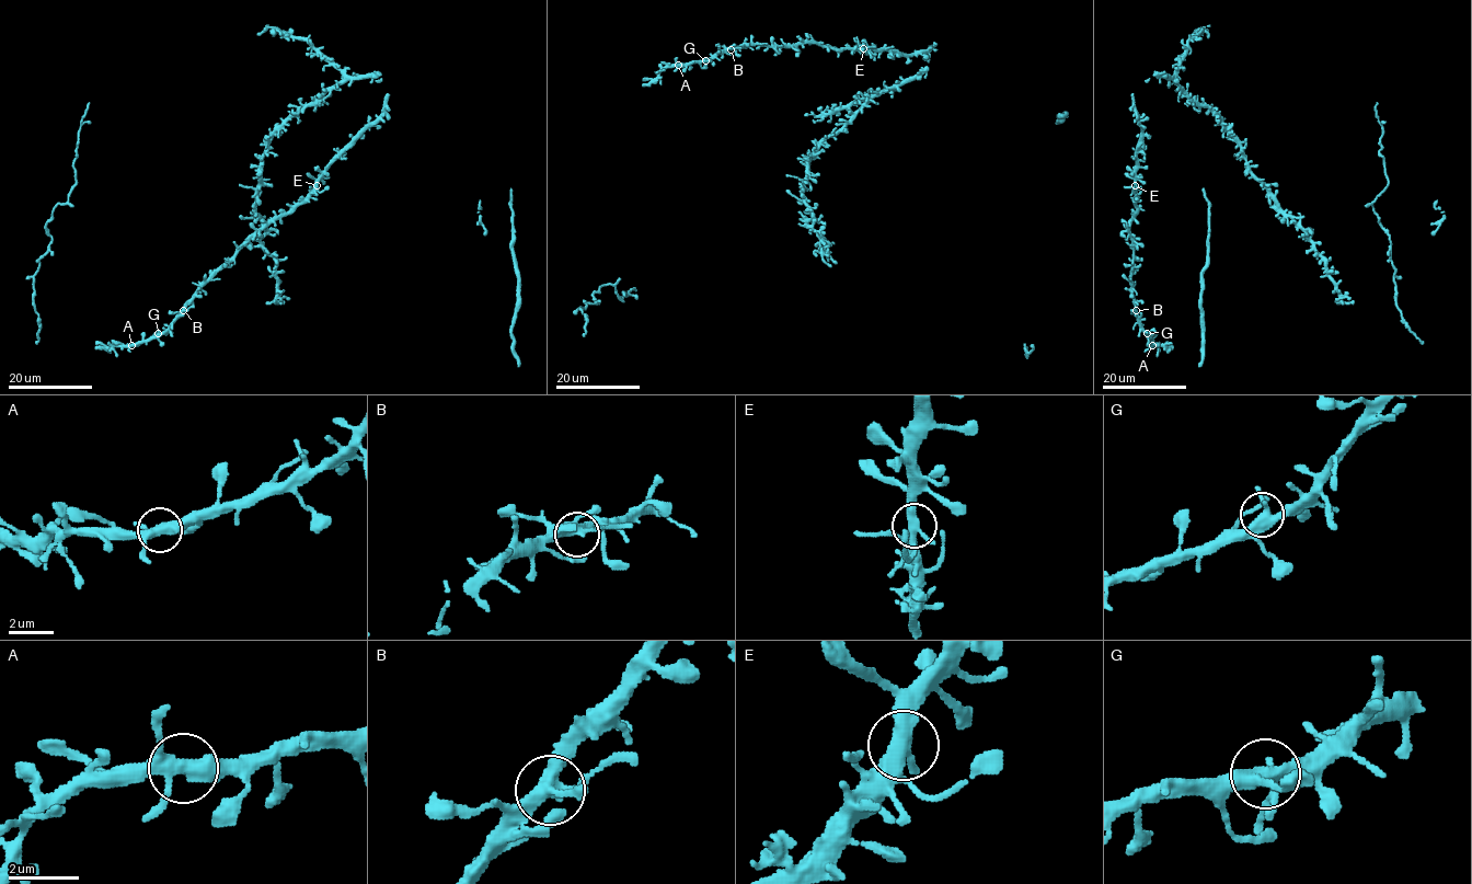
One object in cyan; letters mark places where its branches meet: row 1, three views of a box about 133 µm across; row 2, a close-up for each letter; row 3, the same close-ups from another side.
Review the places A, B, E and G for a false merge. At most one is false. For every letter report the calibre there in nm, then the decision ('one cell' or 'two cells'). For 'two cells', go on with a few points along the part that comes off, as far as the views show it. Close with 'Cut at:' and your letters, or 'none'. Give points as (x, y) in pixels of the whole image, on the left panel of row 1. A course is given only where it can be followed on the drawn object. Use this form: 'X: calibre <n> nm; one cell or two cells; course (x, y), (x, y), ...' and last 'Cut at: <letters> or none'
A: calibre 400 nm; one cell
B: calibre 380 nm; one cell
E: calibre 380 nm; one cell
G: calibre 360 nm; one cell
Cut at: none

